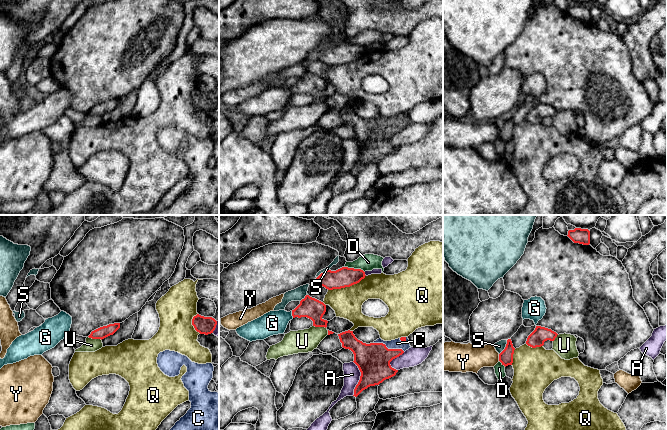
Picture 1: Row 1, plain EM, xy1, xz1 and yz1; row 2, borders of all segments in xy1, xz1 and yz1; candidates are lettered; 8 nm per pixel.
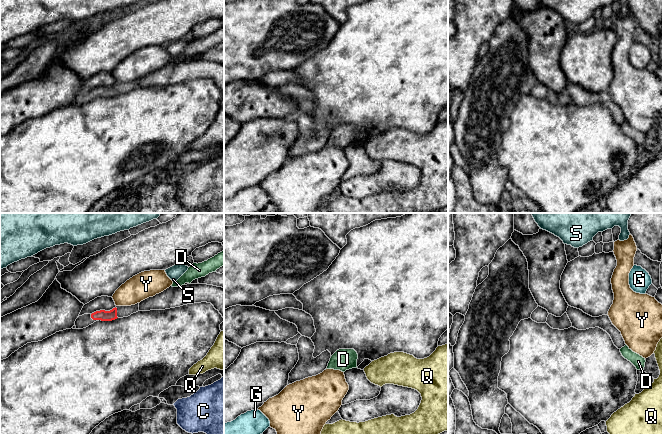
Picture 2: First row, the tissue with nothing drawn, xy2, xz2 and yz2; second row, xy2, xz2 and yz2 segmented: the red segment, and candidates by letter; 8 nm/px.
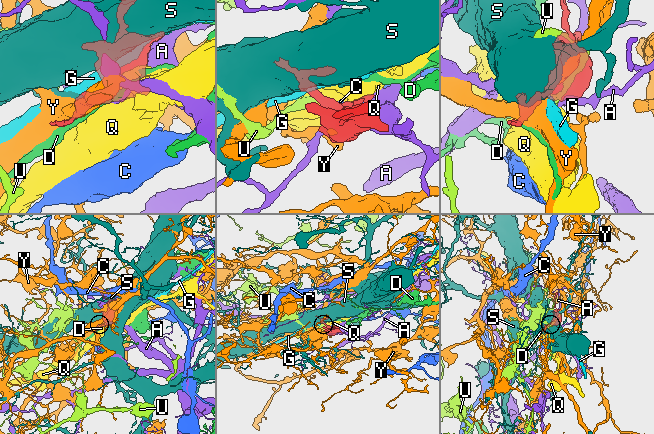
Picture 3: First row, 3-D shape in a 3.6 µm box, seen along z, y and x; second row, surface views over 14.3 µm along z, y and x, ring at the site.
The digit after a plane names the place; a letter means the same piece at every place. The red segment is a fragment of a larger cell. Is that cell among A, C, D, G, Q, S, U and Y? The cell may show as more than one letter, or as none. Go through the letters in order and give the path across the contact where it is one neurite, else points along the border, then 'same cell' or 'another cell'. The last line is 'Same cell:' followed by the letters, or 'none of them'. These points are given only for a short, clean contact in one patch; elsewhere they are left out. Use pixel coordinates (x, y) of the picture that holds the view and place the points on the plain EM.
A: another cell
C: along xz1 (373, 118), (382, 118), (388, 124), (401, 124), (404, 127) | another cell
D: another cell
G: along xz1 (291, 87), (293, 93) | another cell
Q: another cell
S: along yz1 (507, 116), (505, 124), (499, 130) | another cell
U: along xy1 (88, 112), (101, 116) | another cell
Y: another cell
Same cell: none of them

